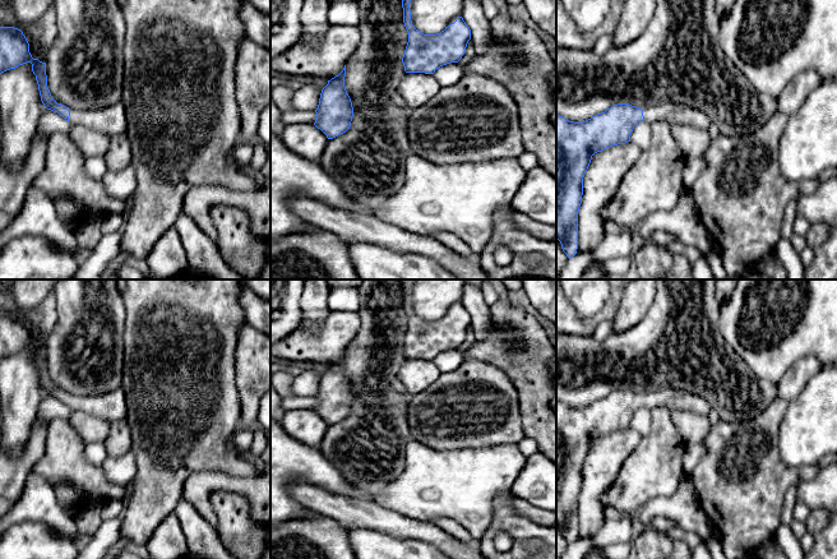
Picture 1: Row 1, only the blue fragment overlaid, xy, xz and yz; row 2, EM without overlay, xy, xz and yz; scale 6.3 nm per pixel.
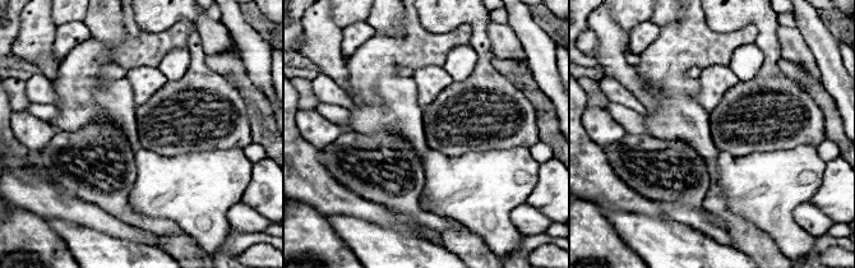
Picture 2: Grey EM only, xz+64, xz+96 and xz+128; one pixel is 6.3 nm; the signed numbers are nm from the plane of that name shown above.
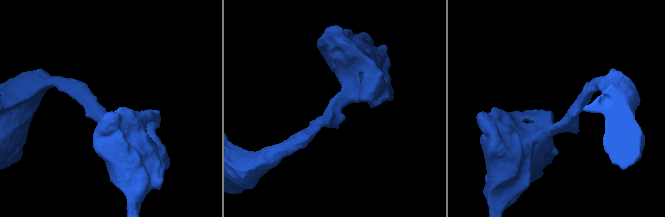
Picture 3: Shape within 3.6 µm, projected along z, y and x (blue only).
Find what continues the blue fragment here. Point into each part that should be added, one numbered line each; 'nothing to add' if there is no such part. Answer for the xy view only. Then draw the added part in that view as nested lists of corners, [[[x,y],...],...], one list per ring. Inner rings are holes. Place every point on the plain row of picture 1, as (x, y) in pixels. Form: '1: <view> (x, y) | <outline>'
1: xy (111, 406) | [[[121,387],[101,396],[70,394],[69,410],[82,411],[108,422],[126,419],[128,415],[125,392]]]

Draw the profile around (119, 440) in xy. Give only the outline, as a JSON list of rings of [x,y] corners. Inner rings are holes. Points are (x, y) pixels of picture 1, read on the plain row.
[[[126,419],[110,422],[110,433],[105,440],[107,458],[117,458],[131,448],[131,430]]]

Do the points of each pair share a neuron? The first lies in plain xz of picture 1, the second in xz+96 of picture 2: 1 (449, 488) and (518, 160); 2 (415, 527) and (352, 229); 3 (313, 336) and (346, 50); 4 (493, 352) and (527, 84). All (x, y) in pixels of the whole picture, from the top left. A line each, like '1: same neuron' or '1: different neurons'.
1: same neuron
2: different neurons
3: same neuron
4: same neuron

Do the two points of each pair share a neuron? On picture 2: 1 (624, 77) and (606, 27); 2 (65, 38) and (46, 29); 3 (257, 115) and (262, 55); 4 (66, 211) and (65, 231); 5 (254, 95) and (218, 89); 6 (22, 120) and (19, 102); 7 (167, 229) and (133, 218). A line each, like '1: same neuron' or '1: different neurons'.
1: same neuron
2: different neurons
3: different neurons
4: different neurons
5: different neurons
6: different neurons
7: same neuron

